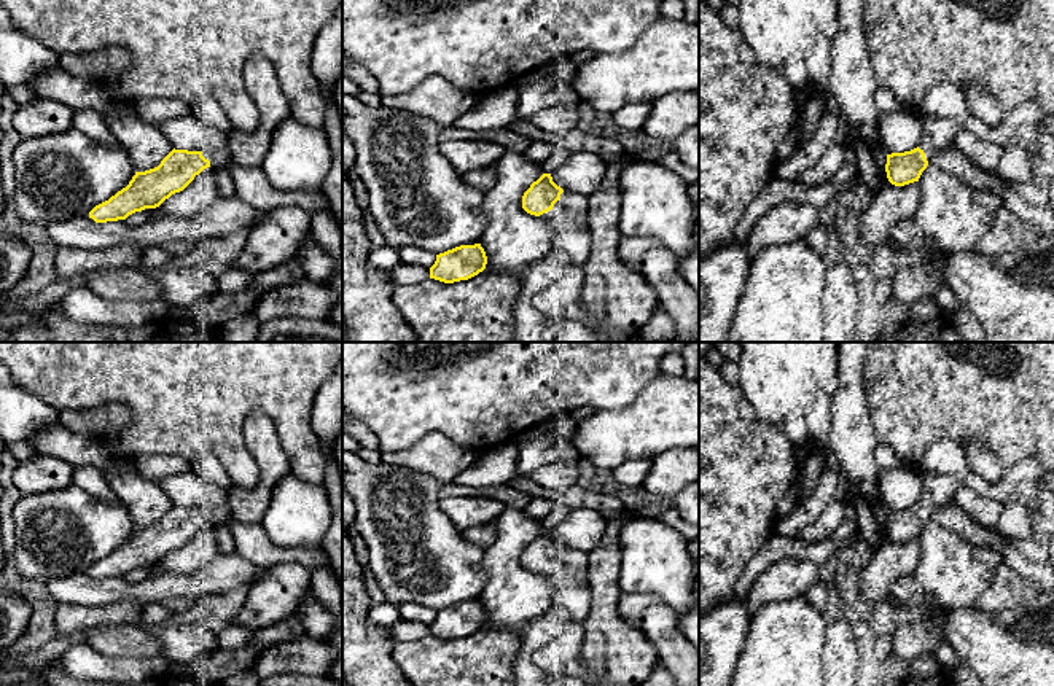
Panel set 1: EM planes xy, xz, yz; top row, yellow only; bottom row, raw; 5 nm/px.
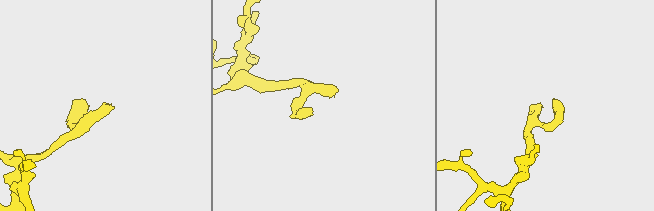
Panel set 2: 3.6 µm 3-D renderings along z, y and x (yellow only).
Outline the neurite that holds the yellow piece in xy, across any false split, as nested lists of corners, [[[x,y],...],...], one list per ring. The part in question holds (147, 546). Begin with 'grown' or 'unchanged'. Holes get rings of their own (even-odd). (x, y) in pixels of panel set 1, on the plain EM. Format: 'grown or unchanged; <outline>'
grown; [[[172,506],[158,524],[135,528],[126,544],[96,562],[89,575],[96,579],[126,576],[135,568],[156,565],[172,551],[183,548],[204,525],[221,525],[229,517],[228,506]]]

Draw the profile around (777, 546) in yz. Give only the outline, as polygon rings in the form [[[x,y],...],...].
[[[772,532],[763,543],[763,548],[745,565],[742,575],[736,581],[736,597],[744,598],[755,579],[774,562],[780,559],[810,560],[818,567],[836,555],[836,552],[850,544],[860,533],[850,540],[836,543],[833,538],[822,541],[809,541],[799,536],[787,536]]]

